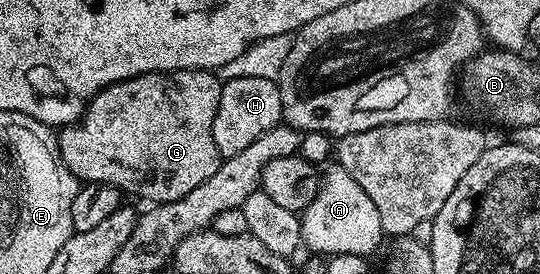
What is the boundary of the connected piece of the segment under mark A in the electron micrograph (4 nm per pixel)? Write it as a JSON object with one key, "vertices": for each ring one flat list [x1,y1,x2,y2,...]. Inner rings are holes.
{"vertices":[[337,165,331,167,331,171,328,172,327,175,325,172,325,174,321,176,316,197,307,205,305,211,301,212,300,218,302,220,302,242,307,248,310,246,311,249,314,250,311,252,317,253,322,257,331,257,338,254,354,254,363,257,369,256,369,251,376,250,378,247,378,242,380,242,381,239,384,239,384,232,382,226,380,225,380,213,376,213,376,205,372,205,372,200,368,197,368,193,364,193,364,189,360,189,360,185,356,185,356,181,352,181,352,177,343,167,339,167]]}

